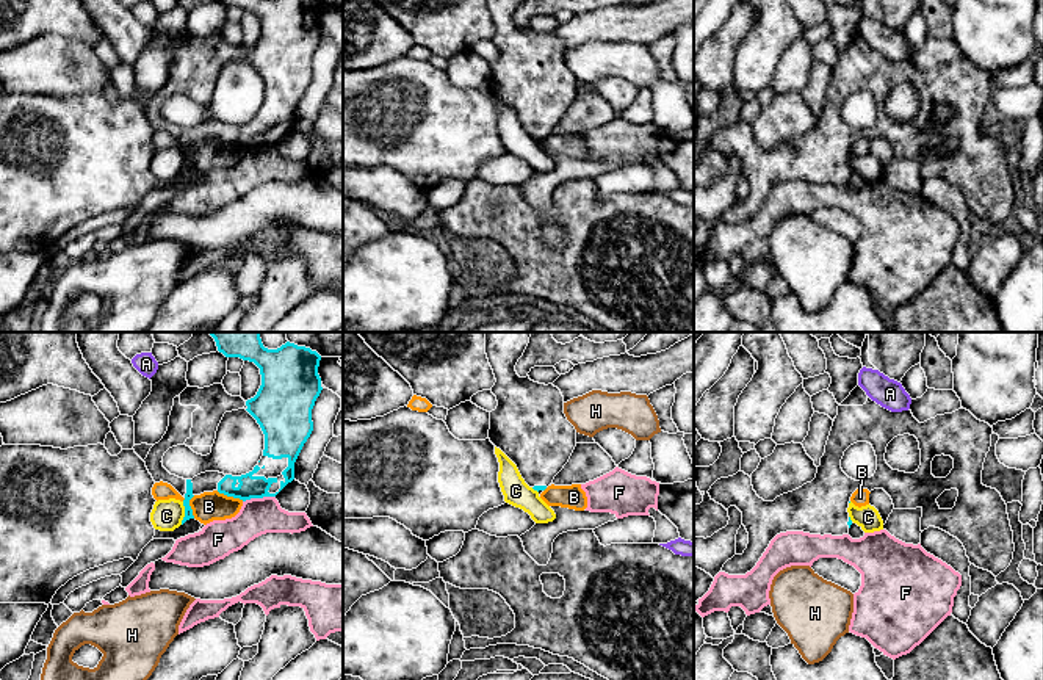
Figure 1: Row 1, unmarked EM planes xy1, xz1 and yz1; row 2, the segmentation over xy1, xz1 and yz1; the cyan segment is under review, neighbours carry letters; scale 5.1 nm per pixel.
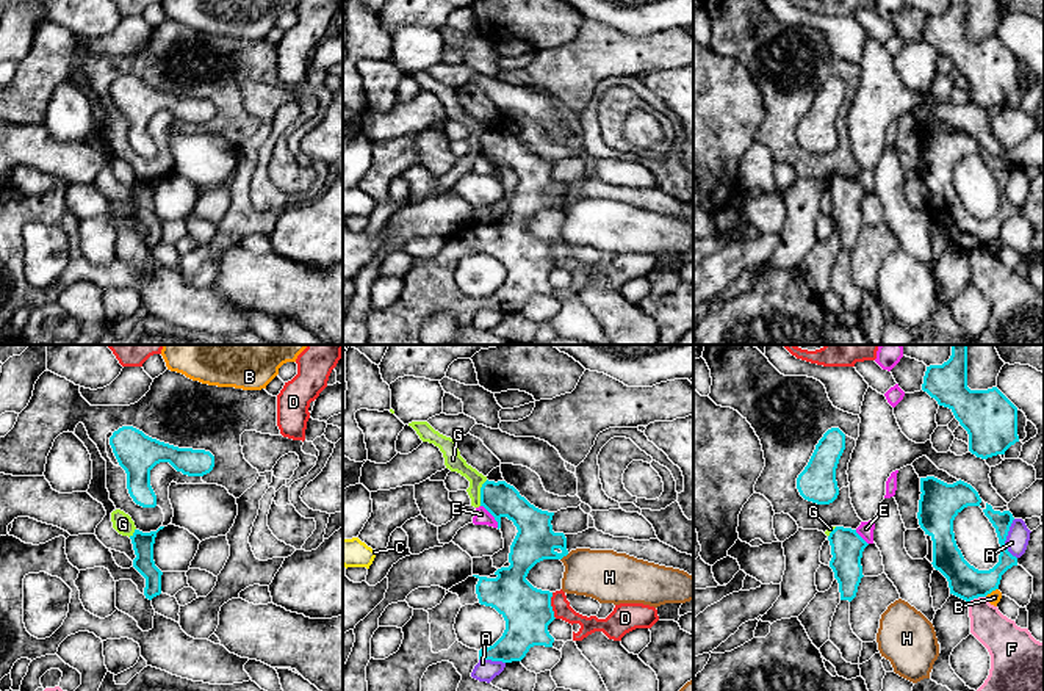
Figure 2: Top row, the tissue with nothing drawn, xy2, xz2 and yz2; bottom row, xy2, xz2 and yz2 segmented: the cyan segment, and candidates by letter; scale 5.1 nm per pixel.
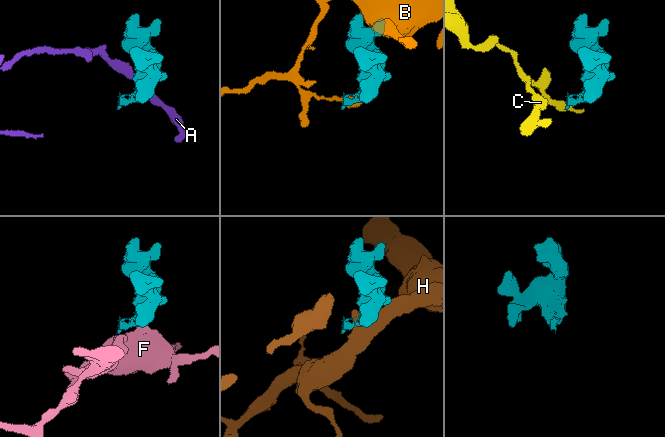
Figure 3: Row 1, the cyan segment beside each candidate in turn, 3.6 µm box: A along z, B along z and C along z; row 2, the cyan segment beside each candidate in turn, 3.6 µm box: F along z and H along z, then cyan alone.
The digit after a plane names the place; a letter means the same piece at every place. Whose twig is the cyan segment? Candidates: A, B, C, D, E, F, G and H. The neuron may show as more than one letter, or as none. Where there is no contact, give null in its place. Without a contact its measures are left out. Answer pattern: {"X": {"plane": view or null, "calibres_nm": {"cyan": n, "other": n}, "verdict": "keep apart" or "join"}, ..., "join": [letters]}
{"A": {"plane": "yz2", "calibres_nm": {"cyan": 130, "other": 120}, "verdict": "keep apart"}, "B": {"plane": "xy1", "calibres_nm": {"cyan": 120, "other": 150}, "verdict": "keep apart"}, "C": {"plane": "xy1", "calibres_nm": {"cyan": 50, "other": 160}, "verdict": "keep apart"}, "D": {"plane": "xz2", "calibres_nm": {"cyan": 260, "other": 90}, "verdict": "keep apart"}, "E": {"plane": "xz2", "calibres_nm": {"cyan": 190, "other": 80}, "verdict": "keep apart"}, "F": {"plane": "xy1", "calibres_nm": {"cyan": 120, "other": 190}, "verdict": "keep apart"}, "G": {"plane": "xz2", "calibres_nm": {"cyan": 180, "other": 90}, "verdict": "keep apart"}, "H": {"plane": "xz2", "calibres_nm": {"cyan": 200, "other": 260}, "verdict": "keep apart"}, "join": []}

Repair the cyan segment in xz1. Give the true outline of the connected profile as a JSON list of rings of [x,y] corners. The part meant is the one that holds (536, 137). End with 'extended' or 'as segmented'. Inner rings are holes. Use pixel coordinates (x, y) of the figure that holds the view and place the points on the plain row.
[[[485,0],[495,24],[492,42],[498,55],[490,61],[490,91],[518,118],[525,132],[534,139],[545,139],[568,111],[576,96],[576,78],[564,63],[564,45],[553,33],[539,33],[520,27],[515,14],[525,0]]]; extended

